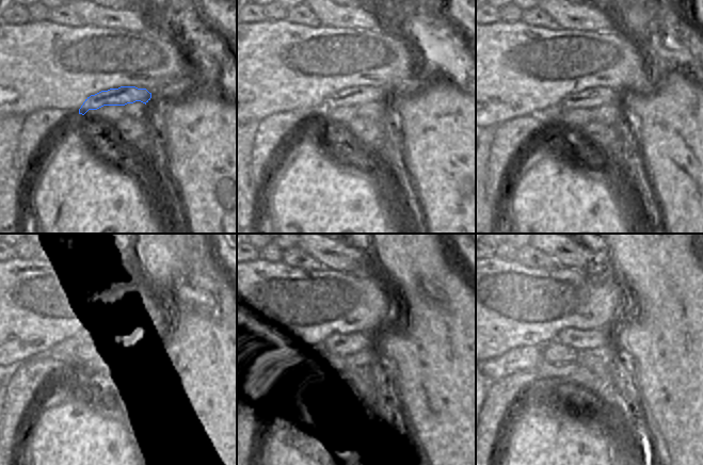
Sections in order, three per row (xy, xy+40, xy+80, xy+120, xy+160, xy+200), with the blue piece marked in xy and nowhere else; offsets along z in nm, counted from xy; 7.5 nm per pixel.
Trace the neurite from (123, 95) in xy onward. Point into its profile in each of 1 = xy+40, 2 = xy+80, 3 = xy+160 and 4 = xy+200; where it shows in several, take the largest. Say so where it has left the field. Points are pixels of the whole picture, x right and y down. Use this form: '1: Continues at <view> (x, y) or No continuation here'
1: Continues at xy+40 (355, 95)
2: Continues at xy+80 (597, 96)
3: Continues at xy+160 (353, 342)
4: Continues at xy+200 (579, 339)

